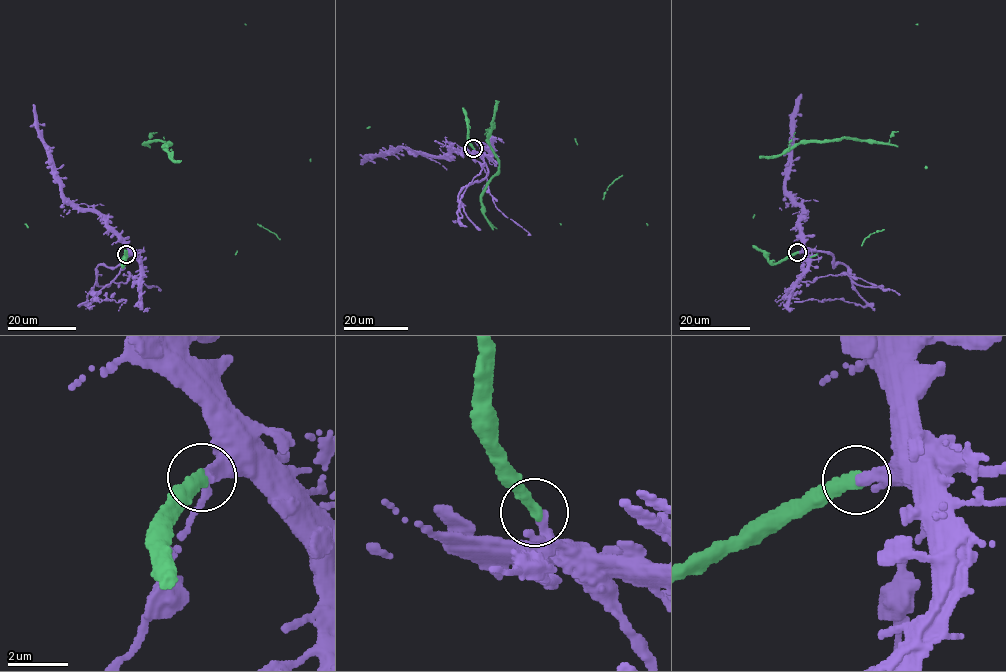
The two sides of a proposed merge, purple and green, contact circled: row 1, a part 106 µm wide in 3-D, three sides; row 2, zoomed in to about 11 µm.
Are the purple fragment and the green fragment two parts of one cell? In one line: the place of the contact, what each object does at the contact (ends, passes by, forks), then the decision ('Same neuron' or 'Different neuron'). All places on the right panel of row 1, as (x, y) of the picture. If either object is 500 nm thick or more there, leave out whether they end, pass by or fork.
Place: (797, 252). At the ring purple ends. At the ring green ends. Different neuron

